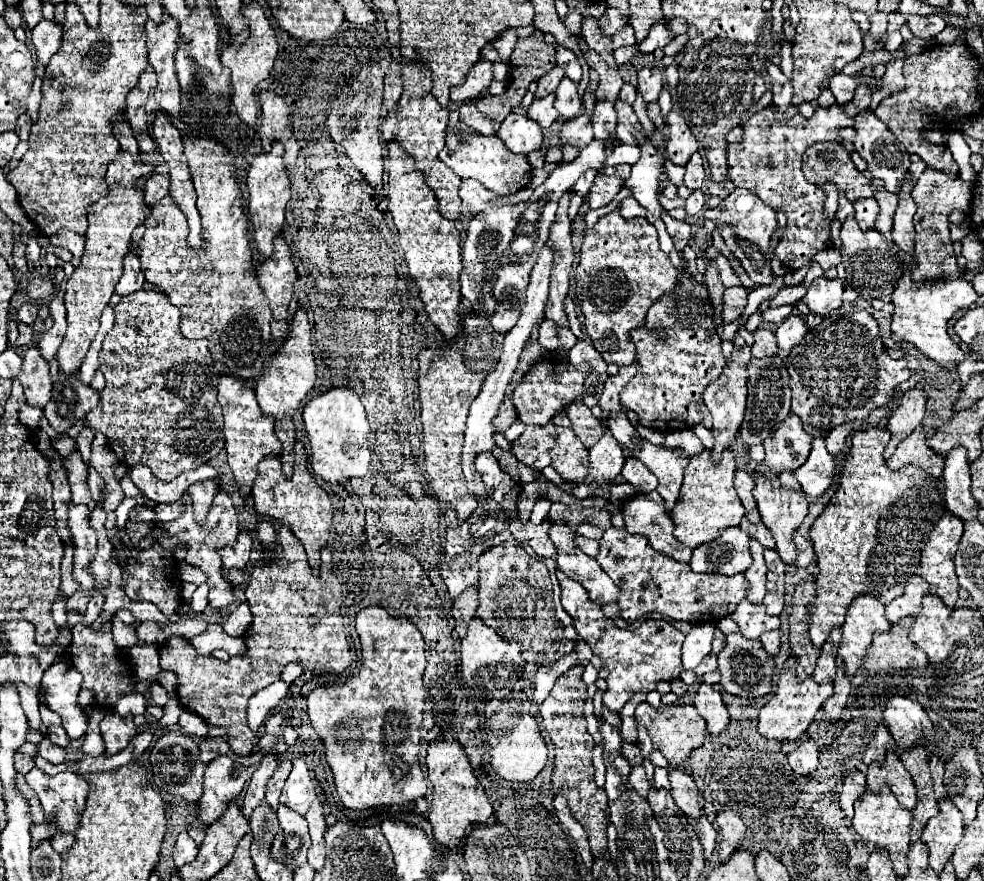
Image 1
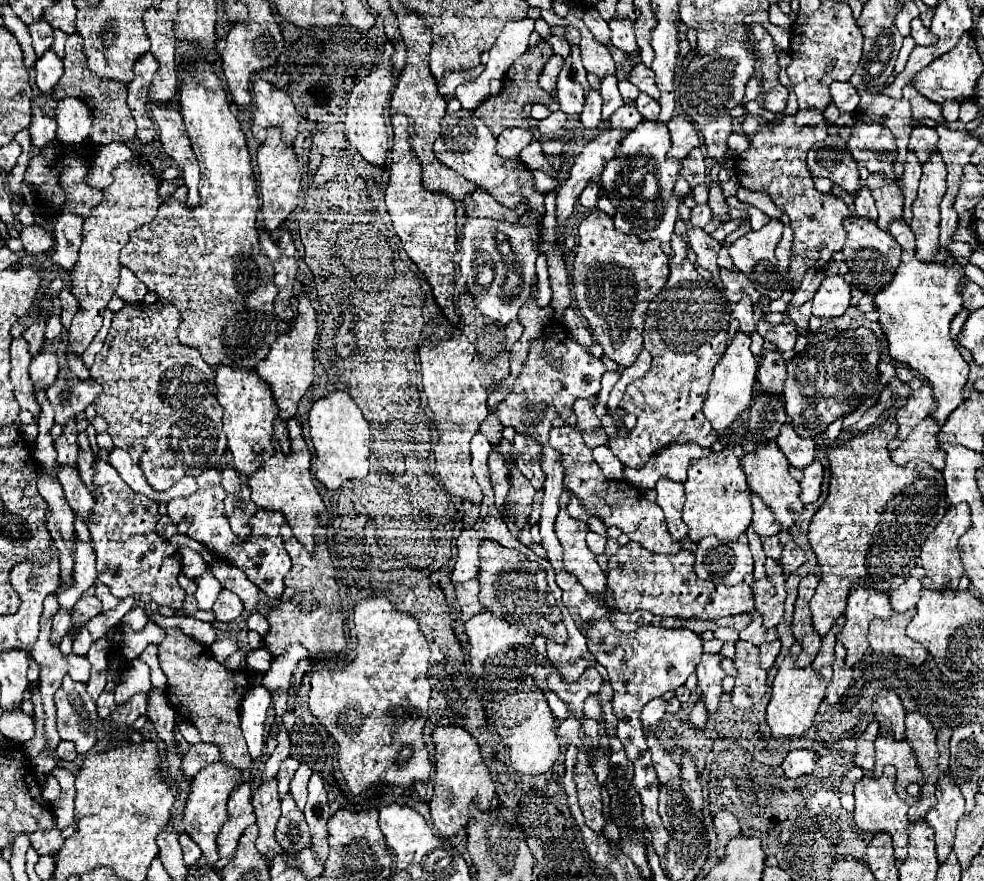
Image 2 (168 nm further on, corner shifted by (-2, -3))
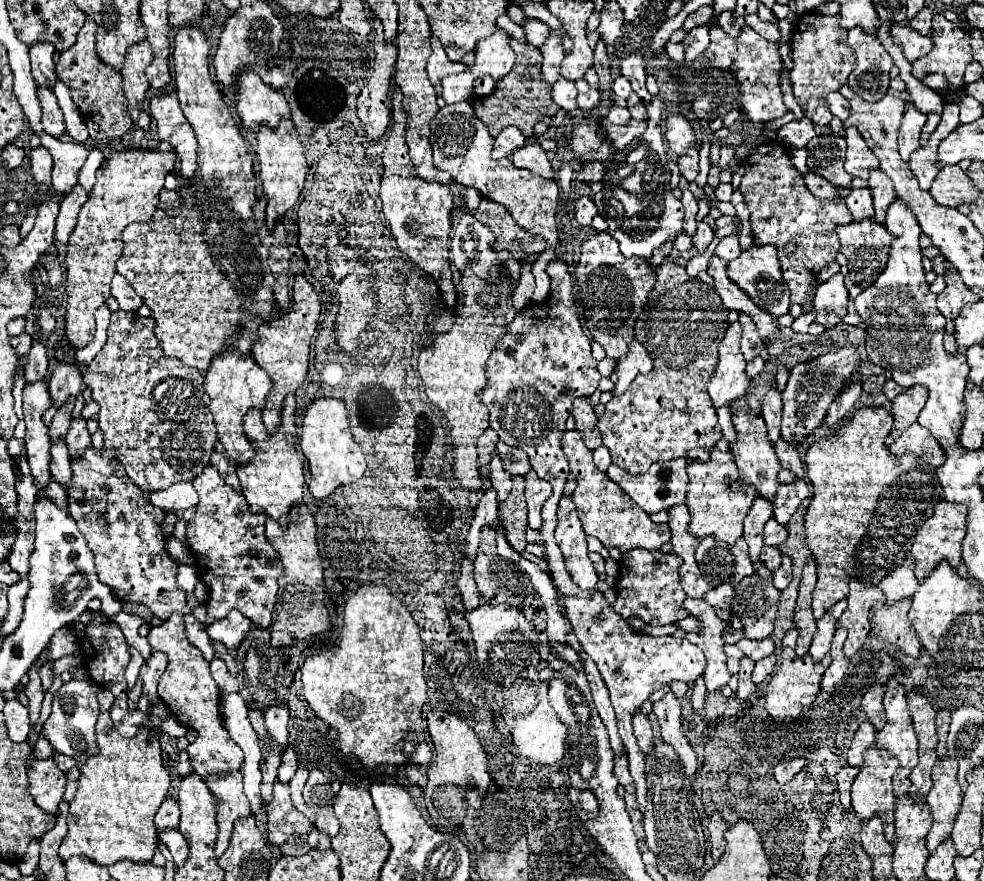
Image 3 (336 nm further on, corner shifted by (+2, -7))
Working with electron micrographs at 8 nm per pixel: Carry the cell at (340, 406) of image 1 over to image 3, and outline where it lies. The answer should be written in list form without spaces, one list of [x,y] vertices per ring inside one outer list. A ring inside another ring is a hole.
[[[318,398],[306,408],[304,422],[302,422],[300,448],[304,456],[308,458],[308,468],[310,468],[308,490],[316,500],[327,498],[342,484],[360,480],[366,472],[366,458],[350,434],[346,406],[342,400]]]

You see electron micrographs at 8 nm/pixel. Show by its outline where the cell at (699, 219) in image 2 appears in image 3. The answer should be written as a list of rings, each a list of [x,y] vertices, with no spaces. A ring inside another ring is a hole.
[[[698,222],[698,230],[696,230],[694,236],[692,236],[692,242],[694,242],[696,250],[698,250],[700,254],[706,252],[706,248],[710,246],[712,240],[714,240],[714,232],[712,232],[712,228],[710,228],[706,222]]]

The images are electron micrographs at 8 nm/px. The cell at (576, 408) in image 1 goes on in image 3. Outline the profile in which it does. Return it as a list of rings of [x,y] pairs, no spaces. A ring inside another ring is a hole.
[[[576,398],[572,416],[576,418],[576,430],[582,434],[582,440],[590,450],[598,448],[602,444],[602,434],[598,430],[598,418],[594,414],[594,408],[588,398]]]

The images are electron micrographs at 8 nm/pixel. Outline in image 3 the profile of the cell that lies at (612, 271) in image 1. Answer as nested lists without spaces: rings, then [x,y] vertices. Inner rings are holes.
[[[596,232],[582,244],[576,282],[584,306],[584,324],[590,336],[606,350],[606,356],[618,360],[628,352],[638,314],[648,300],[648,292],[656,284],[656,272],[642,258],[624,258],[618,242],[608,232]]]

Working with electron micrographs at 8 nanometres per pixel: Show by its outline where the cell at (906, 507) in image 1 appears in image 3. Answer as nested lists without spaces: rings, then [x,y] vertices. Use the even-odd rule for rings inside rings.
[[[870,406],[870,408],[860,408],[852,414],[852,418],[840,426],[838,430],[834,430],[828,438],[824,440],[816,440],[808,452],[806,452],[806,458],[804,458],[804,464],[806,464],[806,472],[808,472],[808,480],[810,484],[814,486],[814,494],[812,494],[812,500],[810,500],[810,506],[808,506],[808,512],[806,512],[806,546],[812,550],[814,558],[816,558],[816,564],[818,564],[818,582],[816,582],[816,588],[814,588],[814,594],[812,594],[812,610],[814,610],[814,618],[820,620],[838,600],[846,598],[846,592],[848,592],[848,582],[854,578],[854,580],[860,580],[862,584],[866,586],[872,586],[872,584],[880,584],[880,580],[892,572],[896,566],[900,566],[906,556],[910,554],[910,546],[912,546],[912,538],[916,534],[916,528],[924,522],[924,518],[930,518],[934,514],[934,506],[942,500],[940,494],[942,494],[942,486],[938,482],[938,476],[936,476],[936,468],[930,466],[926,460],[922,460],[920,456],[916,454],[902,454],[902,456],[892,456],[884,444],[884,438],[888,436],[890,428],[892,428],[892,414],[882,408],[882,406]]]

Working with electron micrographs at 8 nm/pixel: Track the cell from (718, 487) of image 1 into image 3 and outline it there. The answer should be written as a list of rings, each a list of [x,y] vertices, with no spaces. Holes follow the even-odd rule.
[[[714,448],[708,462],[694,460],[688,464],[688,476],[690,484],[686,506],[692,516],[692,522],[688,526],[690,534],[696,538],[712,536],[720,542],[734,544],[742,536],[742,522],[756,498],[756,490],[736,490],[736,482],[740,482],[740,472],[732,452],[722,452]]]

